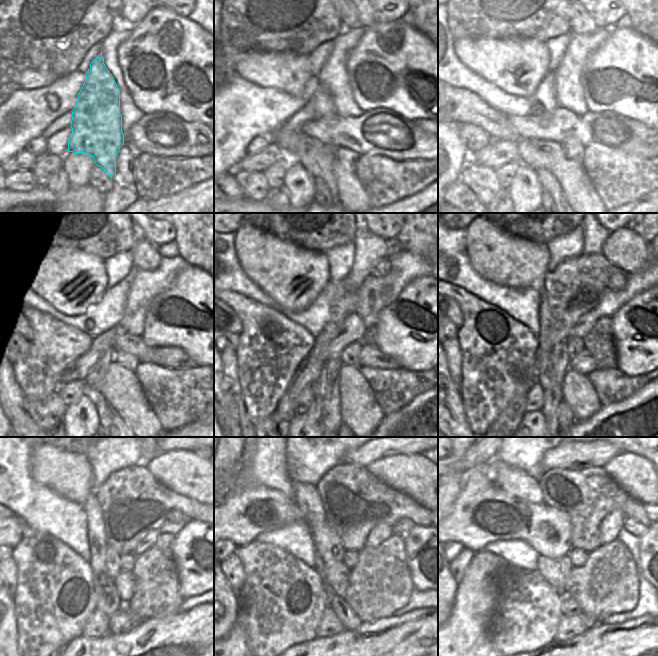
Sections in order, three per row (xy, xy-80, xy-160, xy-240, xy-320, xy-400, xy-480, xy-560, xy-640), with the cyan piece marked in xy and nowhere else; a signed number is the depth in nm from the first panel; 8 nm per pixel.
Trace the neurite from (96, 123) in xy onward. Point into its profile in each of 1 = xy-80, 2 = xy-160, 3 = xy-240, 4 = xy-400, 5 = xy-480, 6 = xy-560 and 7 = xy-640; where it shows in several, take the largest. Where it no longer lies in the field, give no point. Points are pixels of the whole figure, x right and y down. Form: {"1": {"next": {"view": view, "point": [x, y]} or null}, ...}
{"1": {"next": {"view": "xy-80", "point": [317, 160]}}, "2": {"next": {"view": "xy-160", "point": [548, 182]}}, "3": {"next": {"view": "xy-240", "point": [113, 414]}}, "4": {"next": null}, "5": {"next": null}, "6": {"next": null}, "7": {"next": null}}

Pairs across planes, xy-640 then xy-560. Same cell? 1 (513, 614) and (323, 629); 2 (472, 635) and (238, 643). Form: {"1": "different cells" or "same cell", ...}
{"1": "different cells", "2": "same cell"}

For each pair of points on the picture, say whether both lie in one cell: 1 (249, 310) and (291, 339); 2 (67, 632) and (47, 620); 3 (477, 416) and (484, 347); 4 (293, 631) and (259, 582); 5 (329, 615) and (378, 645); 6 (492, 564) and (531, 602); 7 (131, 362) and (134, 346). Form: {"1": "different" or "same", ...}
{"1": "same", "2": "same", "3": "same", "4": "same", "5": "different", "6": "different", "7": "different"}

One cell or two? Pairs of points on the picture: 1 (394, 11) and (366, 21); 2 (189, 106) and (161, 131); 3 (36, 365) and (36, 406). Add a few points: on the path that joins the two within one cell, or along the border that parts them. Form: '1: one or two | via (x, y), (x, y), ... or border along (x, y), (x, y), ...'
1: one | via (387, 11), (376, 11), (373, 14)
2: two | border along (154, 112), (172, 112), (187, 122), (200, 122)
3: two | border along (55, 392), (44, 398), (27, 397), (20, 399)

